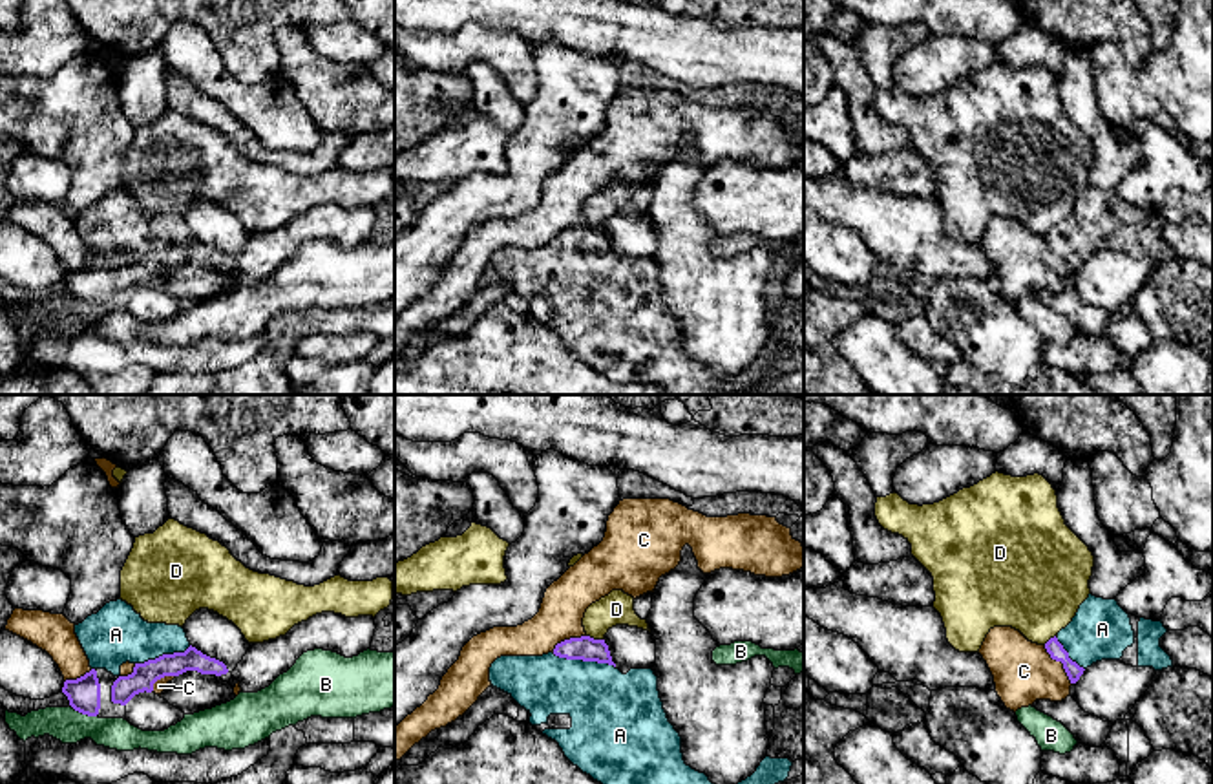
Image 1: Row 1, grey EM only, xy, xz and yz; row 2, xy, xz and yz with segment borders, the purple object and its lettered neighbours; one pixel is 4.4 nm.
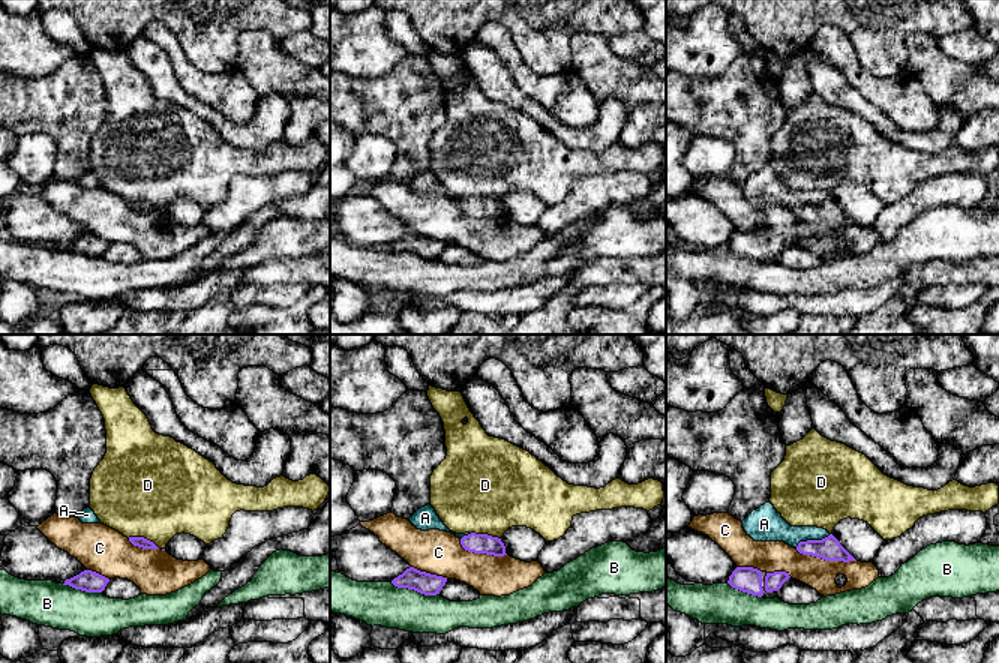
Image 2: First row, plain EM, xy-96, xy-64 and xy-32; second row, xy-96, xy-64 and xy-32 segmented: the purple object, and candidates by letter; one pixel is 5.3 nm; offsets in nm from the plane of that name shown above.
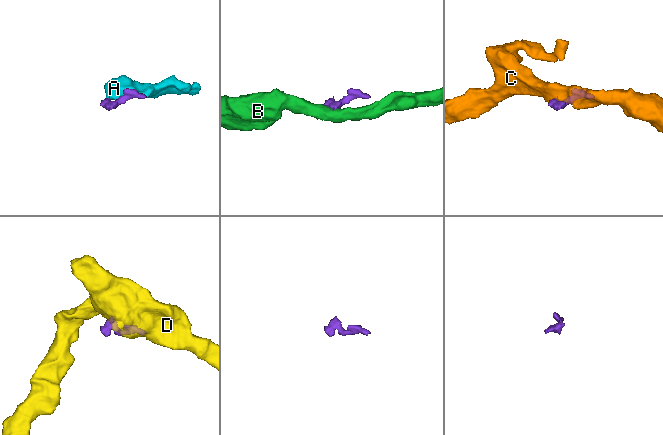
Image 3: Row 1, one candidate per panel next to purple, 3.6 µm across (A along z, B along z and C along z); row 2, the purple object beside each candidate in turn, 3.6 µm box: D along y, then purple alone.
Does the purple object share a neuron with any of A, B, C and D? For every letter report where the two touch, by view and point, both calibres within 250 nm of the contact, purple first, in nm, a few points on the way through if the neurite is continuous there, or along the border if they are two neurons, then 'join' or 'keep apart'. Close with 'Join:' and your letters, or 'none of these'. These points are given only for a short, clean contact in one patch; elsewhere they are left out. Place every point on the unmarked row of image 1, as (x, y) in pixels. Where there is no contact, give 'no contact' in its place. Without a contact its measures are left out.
A: contact xz (583, 251); calibres 110 and 340 nm; join
B: contact xy (84, 304); calibres 140 and 150 nm; border xy (72, 296), (95, 307); keep apart
C: contact yz (1062, 253); calibres 70 and 260 nm; keep apart
D: contact xz (596, 231); calibres 110 and 140 nm; border xz (587, 225), (603, 231); keep apart
Join: A

